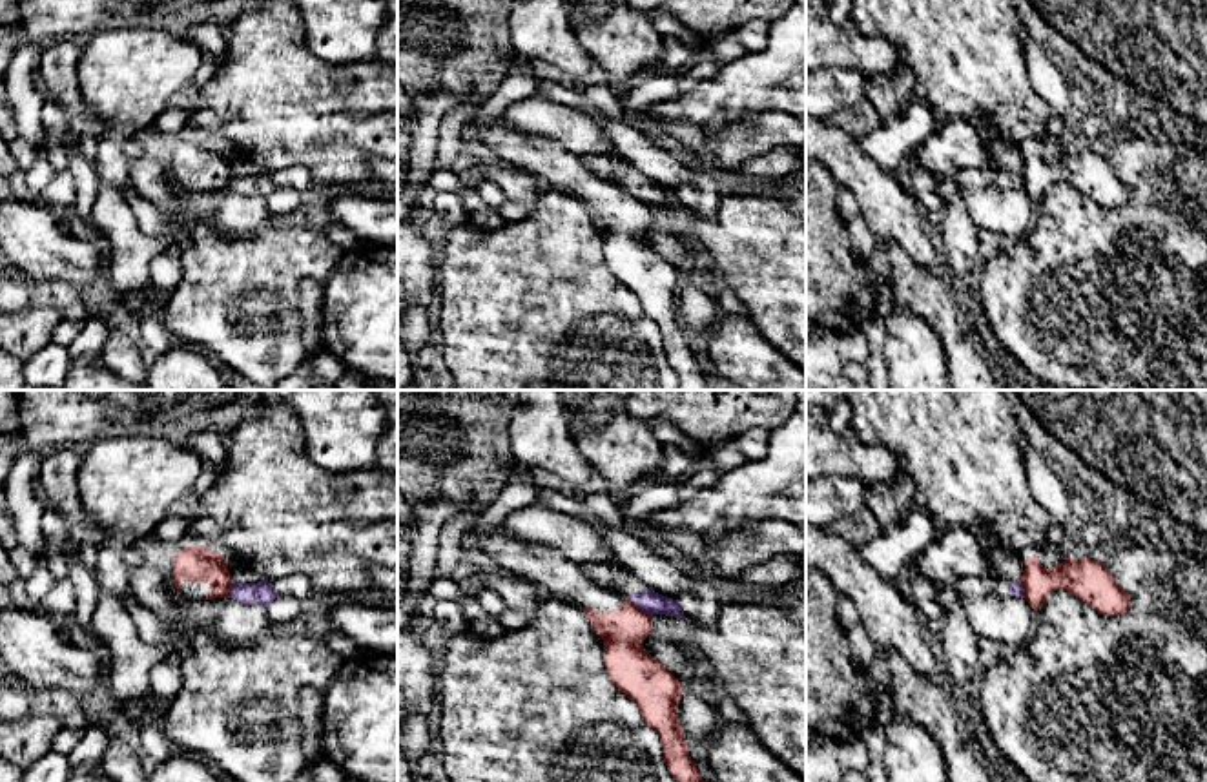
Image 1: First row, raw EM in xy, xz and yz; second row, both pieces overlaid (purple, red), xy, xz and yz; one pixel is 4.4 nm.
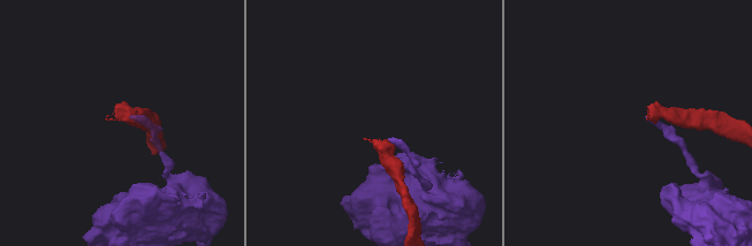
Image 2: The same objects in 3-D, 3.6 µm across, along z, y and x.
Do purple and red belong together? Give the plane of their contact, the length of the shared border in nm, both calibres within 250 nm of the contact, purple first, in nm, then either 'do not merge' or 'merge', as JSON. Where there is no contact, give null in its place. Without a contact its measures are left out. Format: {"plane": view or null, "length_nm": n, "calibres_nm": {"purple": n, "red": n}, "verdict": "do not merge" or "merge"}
{"plane": "xz", "length_nm": 130, "calibres_nm": {"purple": 100, "red": 200}, "verdict": "do not merge"}

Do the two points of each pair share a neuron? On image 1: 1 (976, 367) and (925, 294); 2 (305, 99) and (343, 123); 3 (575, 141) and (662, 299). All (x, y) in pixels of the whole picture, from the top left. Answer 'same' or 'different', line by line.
1: same
2: different
3: different

